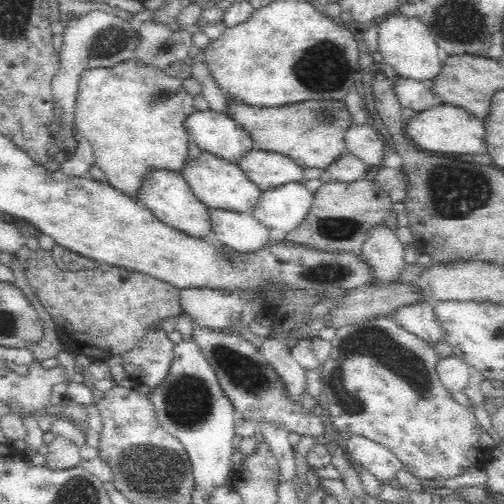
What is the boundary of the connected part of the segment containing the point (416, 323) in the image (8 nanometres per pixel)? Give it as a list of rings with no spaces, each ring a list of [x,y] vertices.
[[[431,303],[406,305],[393,312],[397,322],[405,330],[424,340],[428,345],[433,346],[447,340],[446,330],[436,317],[435,308]]]

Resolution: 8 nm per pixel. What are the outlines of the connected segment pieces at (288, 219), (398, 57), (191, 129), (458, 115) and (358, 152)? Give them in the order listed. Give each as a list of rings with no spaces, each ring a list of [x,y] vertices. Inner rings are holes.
[[[289,183],[274,191],[263,192],[260,203],[252,215],[263,225],[271,229],[281,229],[282,232],[292,233],[303,224],[313,206],[313,195],[304,183]]]
[[[390,15],[378,22],[378,48],[383,62],[390,64],[397,76],[429,84],[442,72],[444,63],[438,55],[438,45],[431,32],[417,17]]]
[[[210,109],[192,112],[185,120],[185,129],[200,150],[232,164],[238,165],[255,149],[250,133],[240,123]]]
[[[443,104],[432,106],[430,110],[415,112],[405,121],[405,132],[415,146],[426,152],[444,152],[444,154],[468,154],[480,156],[486,150],[483,119],[472,116],[456,106]]]
[[[352,124],[344,136],[347,152],[356,156],[368,168],[378,166],[384,158],[384,142],[368,124]]]

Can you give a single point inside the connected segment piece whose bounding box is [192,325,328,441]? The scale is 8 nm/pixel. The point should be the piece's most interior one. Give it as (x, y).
(250, 382)

